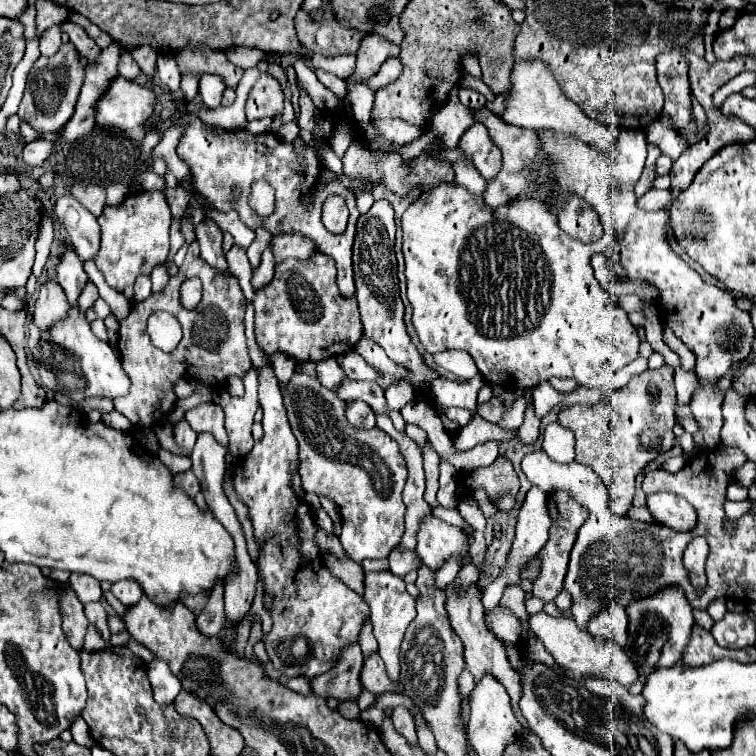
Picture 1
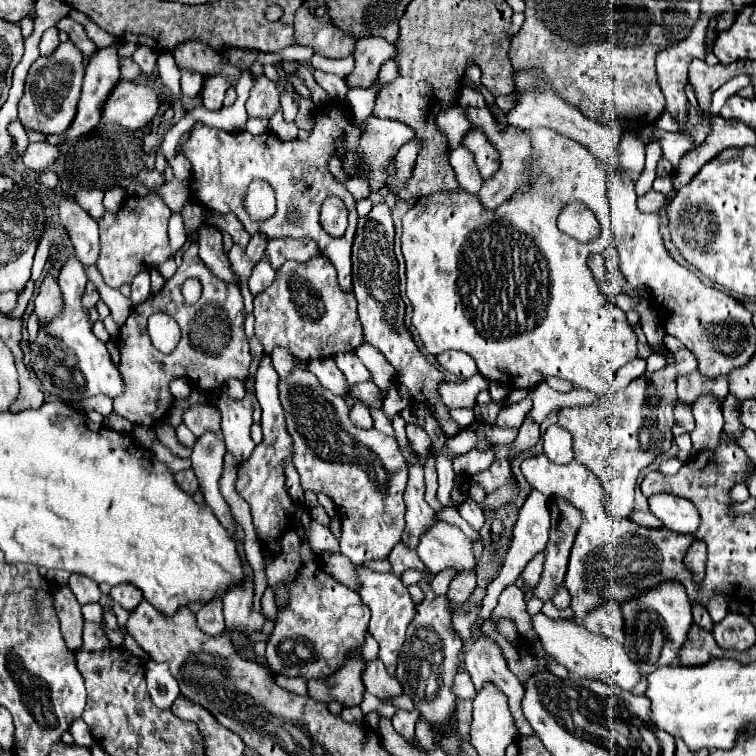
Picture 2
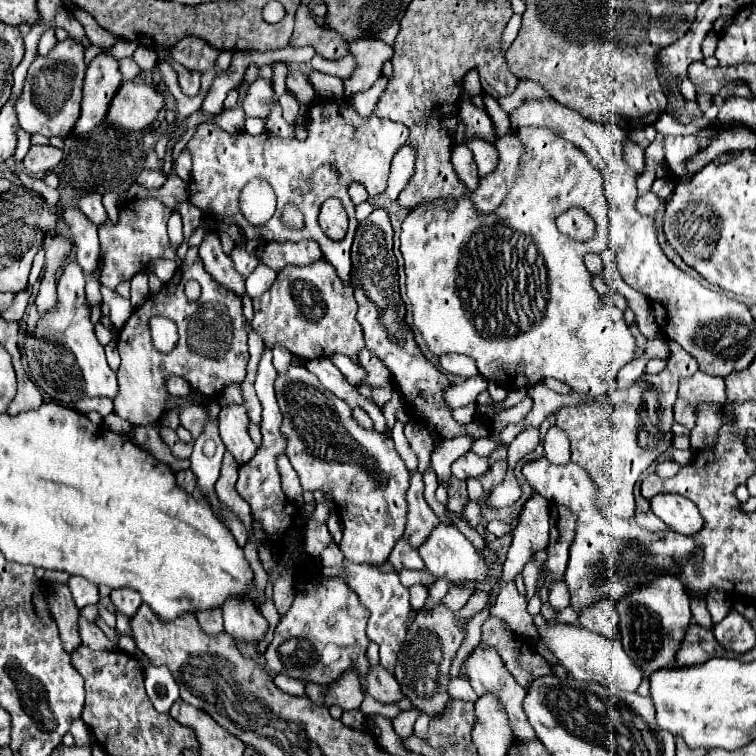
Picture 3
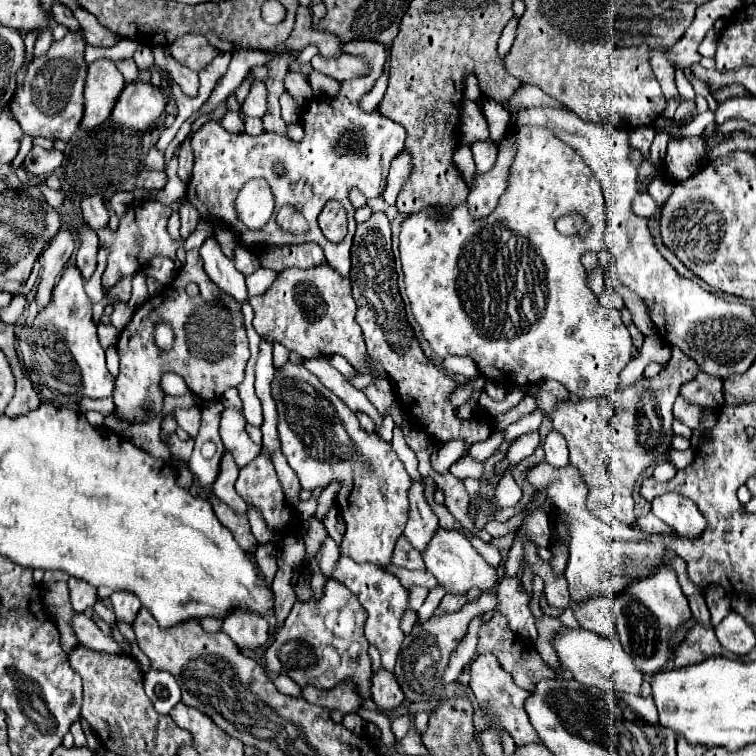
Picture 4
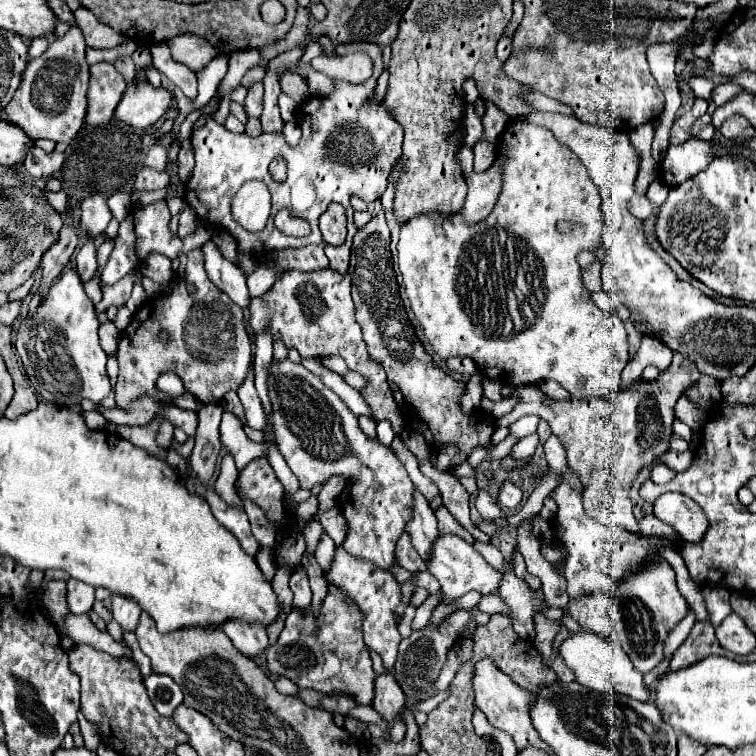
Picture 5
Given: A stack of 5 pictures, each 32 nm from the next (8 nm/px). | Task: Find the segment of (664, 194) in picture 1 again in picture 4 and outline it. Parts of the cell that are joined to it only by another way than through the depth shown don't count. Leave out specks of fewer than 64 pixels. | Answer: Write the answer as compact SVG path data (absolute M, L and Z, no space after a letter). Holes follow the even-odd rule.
M644 192L644 194L638 194L634 200L632 200L632 212L636 216L642 216L642 218L650 218L654 212L656 212L656 202Z

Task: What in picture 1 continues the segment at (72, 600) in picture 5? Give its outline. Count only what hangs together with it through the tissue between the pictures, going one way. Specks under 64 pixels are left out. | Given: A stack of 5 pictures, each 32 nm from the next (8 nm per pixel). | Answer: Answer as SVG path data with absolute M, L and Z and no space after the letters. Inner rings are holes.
M70 574L70 588L76 592L78 600L82 604L86 602L98 602L102 598L102 590L100 590L100 582L92 580L90 576L84 574Z

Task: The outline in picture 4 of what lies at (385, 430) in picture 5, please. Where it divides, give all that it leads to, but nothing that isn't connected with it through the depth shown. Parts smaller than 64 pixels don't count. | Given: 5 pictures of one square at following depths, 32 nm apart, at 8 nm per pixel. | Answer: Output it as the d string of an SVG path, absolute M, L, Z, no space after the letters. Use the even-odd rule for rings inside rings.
M390 415L386 416L382 425L376 430L376 433L385 441L390 442L393 436L394 421Z

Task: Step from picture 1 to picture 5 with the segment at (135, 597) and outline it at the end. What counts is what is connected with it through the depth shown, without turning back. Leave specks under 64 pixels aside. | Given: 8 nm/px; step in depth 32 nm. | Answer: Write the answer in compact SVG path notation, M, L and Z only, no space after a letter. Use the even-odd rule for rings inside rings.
M112 596L112 616L124 632L134 632L140 620L140 606L132 604L132 600L124 600L122 596Z

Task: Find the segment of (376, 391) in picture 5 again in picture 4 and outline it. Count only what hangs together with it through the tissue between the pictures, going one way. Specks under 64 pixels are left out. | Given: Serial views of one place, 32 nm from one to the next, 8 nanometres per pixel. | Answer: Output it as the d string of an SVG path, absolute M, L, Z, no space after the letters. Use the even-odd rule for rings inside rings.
M328 264L320 268L296 270L288 268L288 274L278 274L272 288L264 292L264 296L250 298L250 306L254 310L252 326L254 330L264 336L266 340L280 342L288 350L296 350L302 358L318 358L318 356L344 356L358 372L362 374L376 374L376 382L366 386L364 394L374 404L378 414L384 418L391 414L395 426L401 426L405 413L396 406L392 396L392 386L384 370L378 364L370 364L366 356L366 344L362 340L362 330L354 320L356 304L352 298L350 280L342 278L336 270Z

